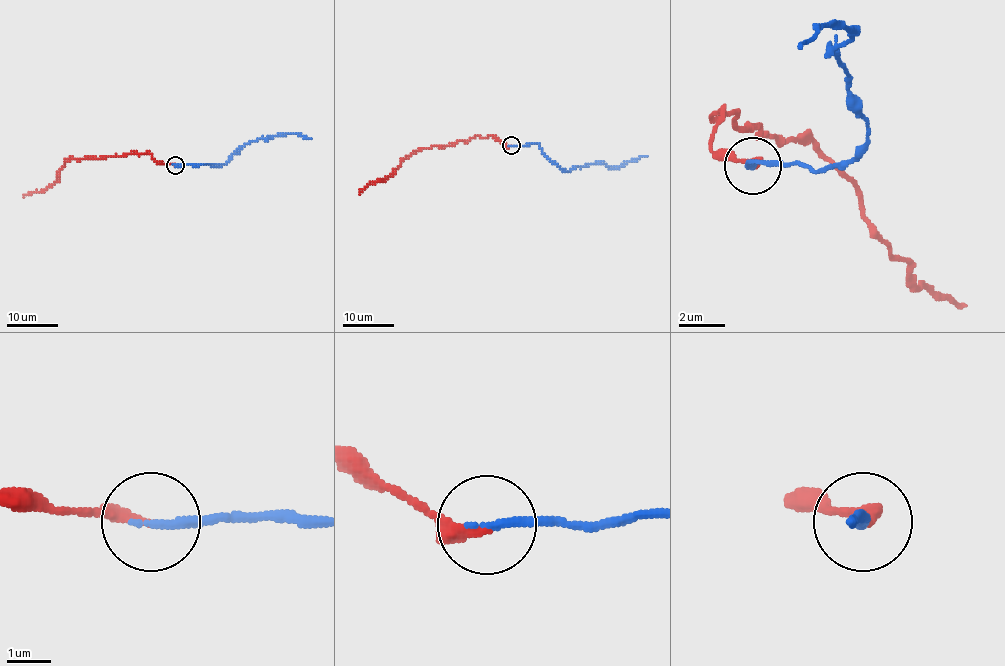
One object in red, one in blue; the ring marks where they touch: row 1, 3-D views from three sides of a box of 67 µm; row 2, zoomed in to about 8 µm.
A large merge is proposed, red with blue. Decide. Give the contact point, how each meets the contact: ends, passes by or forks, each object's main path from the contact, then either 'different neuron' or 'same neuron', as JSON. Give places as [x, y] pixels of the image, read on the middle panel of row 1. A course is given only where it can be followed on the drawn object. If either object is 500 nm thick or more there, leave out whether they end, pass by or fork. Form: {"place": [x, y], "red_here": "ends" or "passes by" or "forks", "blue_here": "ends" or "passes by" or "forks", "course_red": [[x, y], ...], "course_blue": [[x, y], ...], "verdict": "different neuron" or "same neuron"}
{"place": [511, 145], "red_here": "ends", "blue_here": "ends", "course_red": [[510, 145], [492, 136], [486, 139], [474, 136], [468, 141], [415, 150], [395, 172], [370, 182], [359, 194]], "course_blue": [[511, 145], [537, 144], [564, 171], [596, 163], [621, 167], [646, 155]], "verdict": "same neuron"}

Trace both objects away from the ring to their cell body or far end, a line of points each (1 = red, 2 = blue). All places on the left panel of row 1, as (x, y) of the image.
1: (174, 165), (161, 163), (150, 153), (69, 159), (51, 185), (23, 197)
2: (175, 165), (223, 165), (245, 144), (260, 138), (300, 134), (310, 139)

